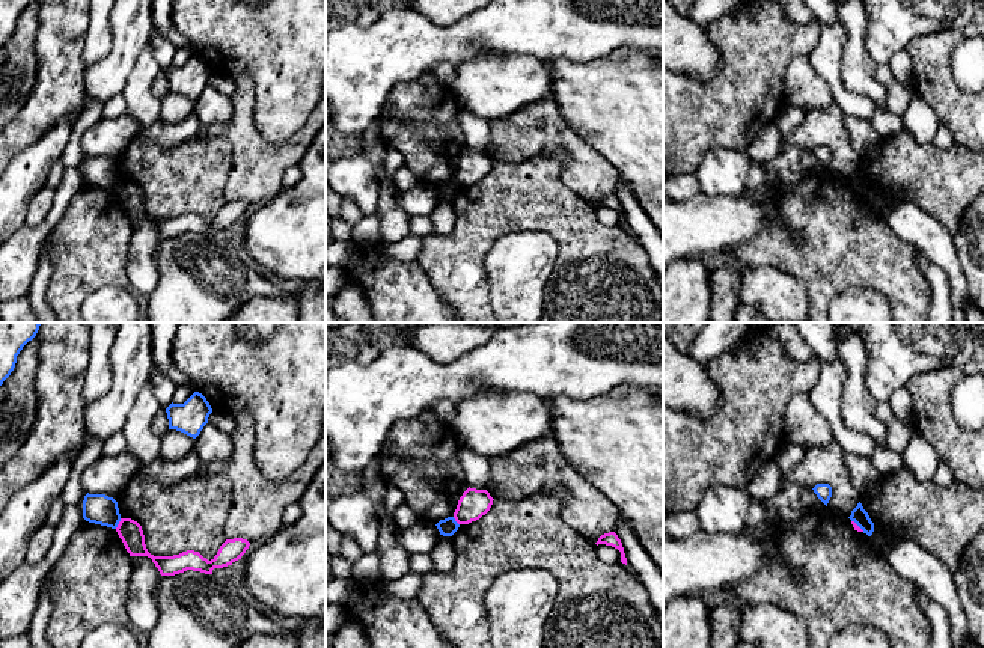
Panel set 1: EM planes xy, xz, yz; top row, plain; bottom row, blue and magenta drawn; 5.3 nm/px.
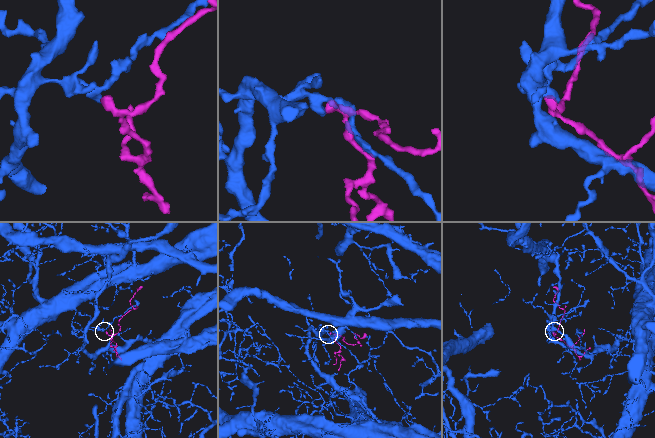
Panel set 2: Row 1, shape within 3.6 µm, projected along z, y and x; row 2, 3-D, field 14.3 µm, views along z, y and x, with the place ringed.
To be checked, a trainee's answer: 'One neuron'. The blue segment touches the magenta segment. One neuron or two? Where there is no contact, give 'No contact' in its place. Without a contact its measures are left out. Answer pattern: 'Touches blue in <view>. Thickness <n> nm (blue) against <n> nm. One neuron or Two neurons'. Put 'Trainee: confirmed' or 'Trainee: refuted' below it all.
Touches blue in xy. Thickness 160 nm (blue) against 120 nm. Two neurons
Trainee: refuted

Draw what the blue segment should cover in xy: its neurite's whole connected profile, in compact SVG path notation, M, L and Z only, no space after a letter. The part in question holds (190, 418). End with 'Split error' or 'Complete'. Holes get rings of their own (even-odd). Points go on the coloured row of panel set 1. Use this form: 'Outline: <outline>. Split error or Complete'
Outline: M194 392L184 404L172 402L166 413L169 429L176 429L196 439L208 423L212 408L202 393Z. Complete

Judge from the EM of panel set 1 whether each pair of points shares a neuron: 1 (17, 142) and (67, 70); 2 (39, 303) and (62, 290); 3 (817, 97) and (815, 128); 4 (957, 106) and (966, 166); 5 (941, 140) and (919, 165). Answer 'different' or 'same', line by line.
1: same
2: different
3: different
4: different
5: different

